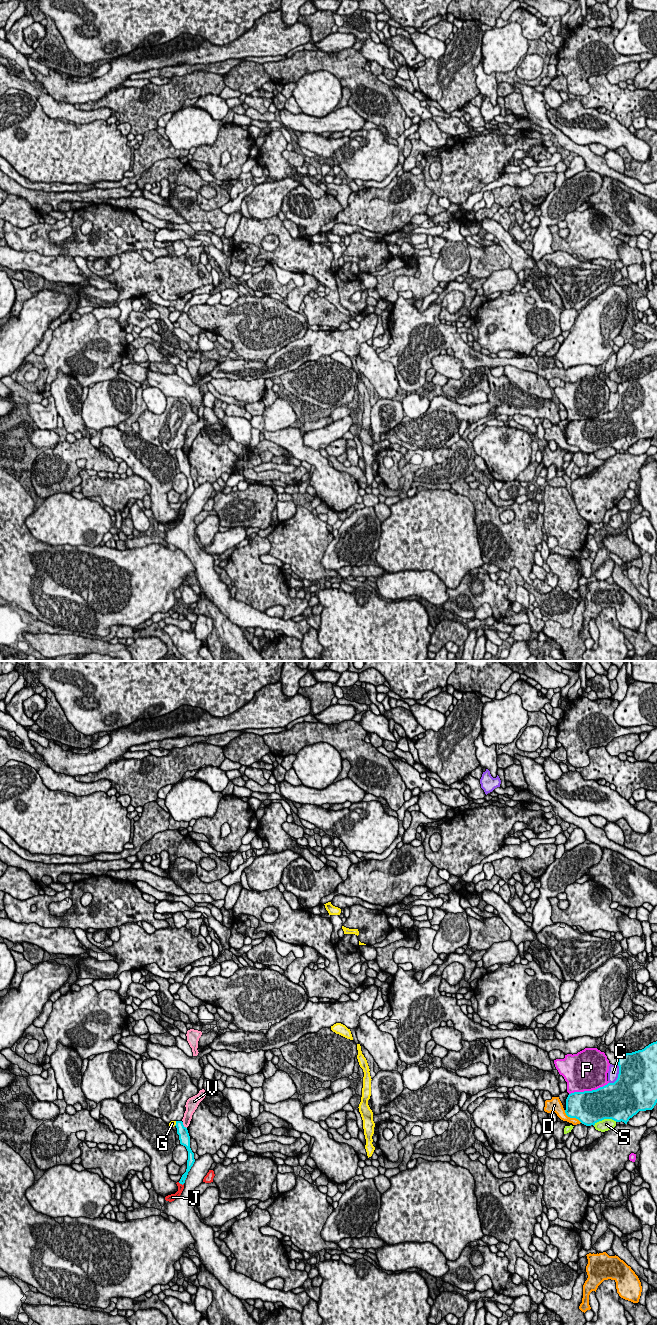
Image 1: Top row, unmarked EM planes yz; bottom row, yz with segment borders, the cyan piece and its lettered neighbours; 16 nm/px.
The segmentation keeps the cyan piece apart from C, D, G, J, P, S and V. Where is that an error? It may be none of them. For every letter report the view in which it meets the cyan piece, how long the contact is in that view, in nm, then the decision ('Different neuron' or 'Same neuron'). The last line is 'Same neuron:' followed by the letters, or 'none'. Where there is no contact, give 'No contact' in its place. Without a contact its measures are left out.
C: Touches cyan in yz. Shared border 360 nm. Different neuron
D: Touches cyan in yz. Shared border 340 nm. Different neuron
G: Touches cyan in yz. Shared border 90 nm. Different neuron
J: Touches cyan in yz. Shared border 100 nm. Different neuron
P: Touches cyan in yz. Shared border 650 nm. Different neuron
S: Touches cyan in yz. Shared border 380 nm. Different neuron
V: Touches cyan in yz. Shared border 130 nm. Different neuron
Same neuron: none

